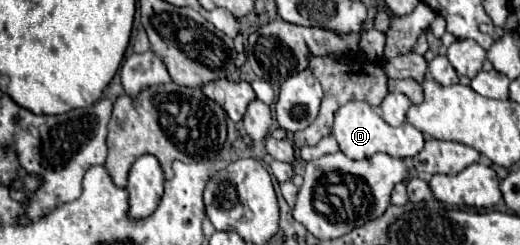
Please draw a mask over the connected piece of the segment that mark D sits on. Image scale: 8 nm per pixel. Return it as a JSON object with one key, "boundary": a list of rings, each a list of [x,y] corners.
{"boundary":[[[351,100],[335,112],[333,136],[335,136],[341,152],[351,160],[371,158],[377,152],[385,152],[389,156],[399,156],[399,158],[413,158],[423,148],[423,134],[415,126],[405,122],[405,124],[393,128],[377,114],[375,108],[371,108],[367,102],[361,102],[361,100]]]}

